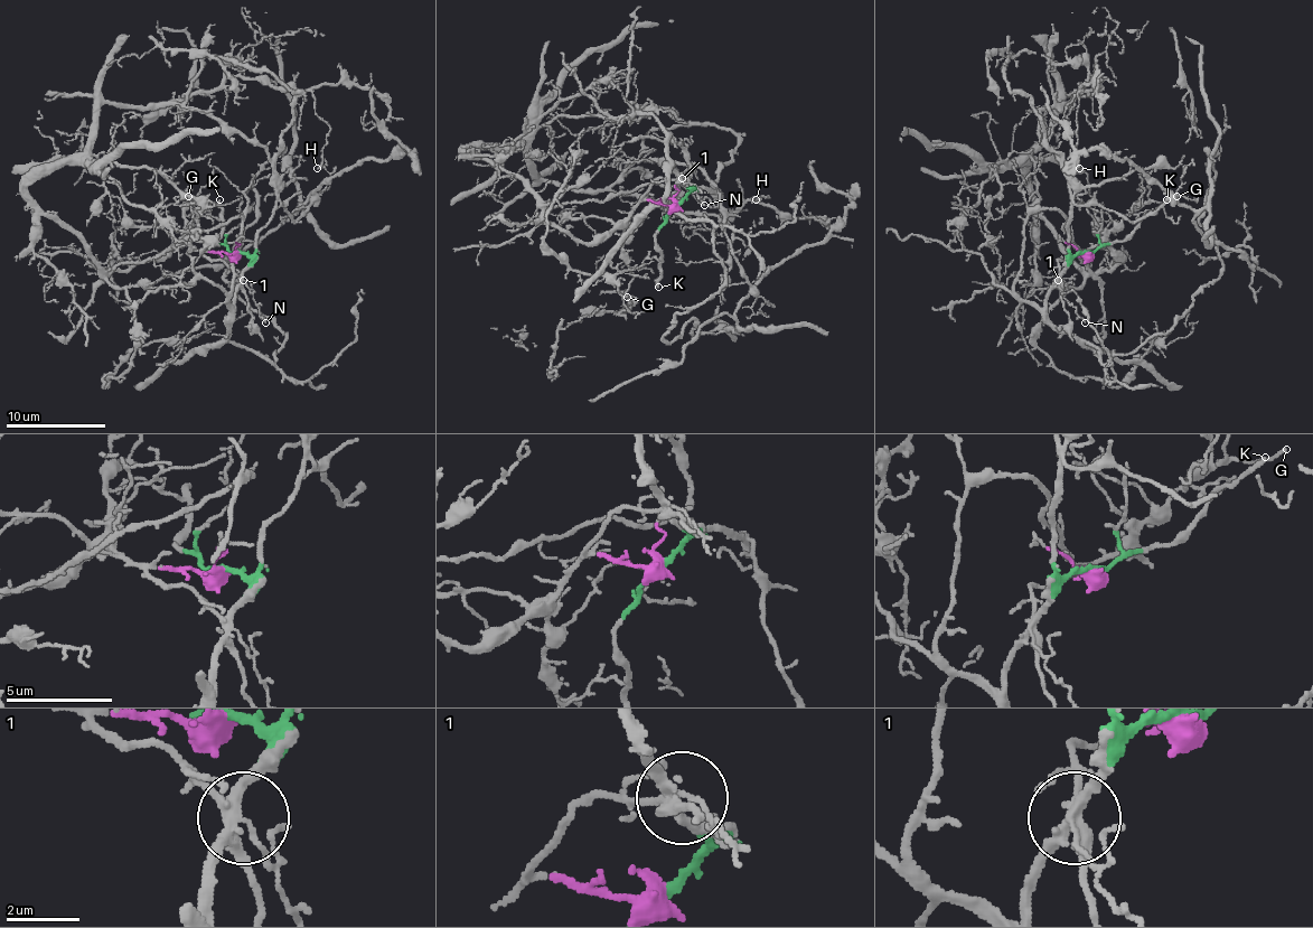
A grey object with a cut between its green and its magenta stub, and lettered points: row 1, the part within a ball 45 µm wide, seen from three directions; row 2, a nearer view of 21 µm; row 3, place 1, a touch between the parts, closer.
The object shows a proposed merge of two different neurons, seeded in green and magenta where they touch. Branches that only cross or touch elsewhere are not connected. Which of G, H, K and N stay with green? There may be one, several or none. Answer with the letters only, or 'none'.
K, N

